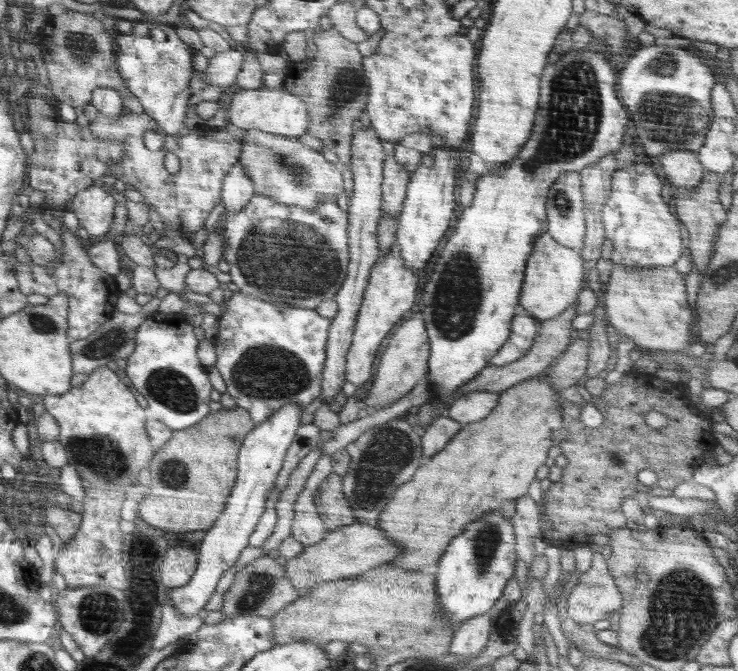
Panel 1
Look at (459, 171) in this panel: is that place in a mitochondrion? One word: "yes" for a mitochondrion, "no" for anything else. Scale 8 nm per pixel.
no

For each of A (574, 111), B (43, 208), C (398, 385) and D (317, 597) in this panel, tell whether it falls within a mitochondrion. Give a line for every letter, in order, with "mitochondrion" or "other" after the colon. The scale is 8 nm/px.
A: mitochondrion
B: other
C: mitochondrion
D: other

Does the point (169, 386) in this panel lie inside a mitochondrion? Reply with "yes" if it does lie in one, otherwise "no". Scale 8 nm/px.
yes

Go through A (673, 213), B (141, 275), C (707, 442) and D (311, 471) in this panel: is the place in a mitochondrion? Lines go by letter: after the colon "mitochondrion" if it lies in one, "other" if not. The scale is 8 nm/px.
A: other
B: other
C: other
D: other

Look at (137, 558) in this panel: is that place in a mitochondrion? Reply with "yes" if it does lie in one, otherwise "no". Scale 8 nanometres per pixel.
yes

